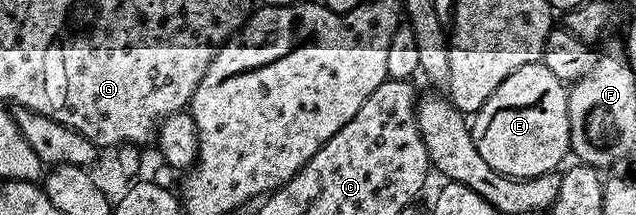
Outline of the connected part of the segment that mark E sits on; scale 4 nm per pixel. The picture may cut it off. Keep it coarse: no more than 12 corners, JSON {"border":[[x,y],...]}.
{"border":[[542,60],[505,76],[469,122],[506,178],[558,171],[565,83]]}

